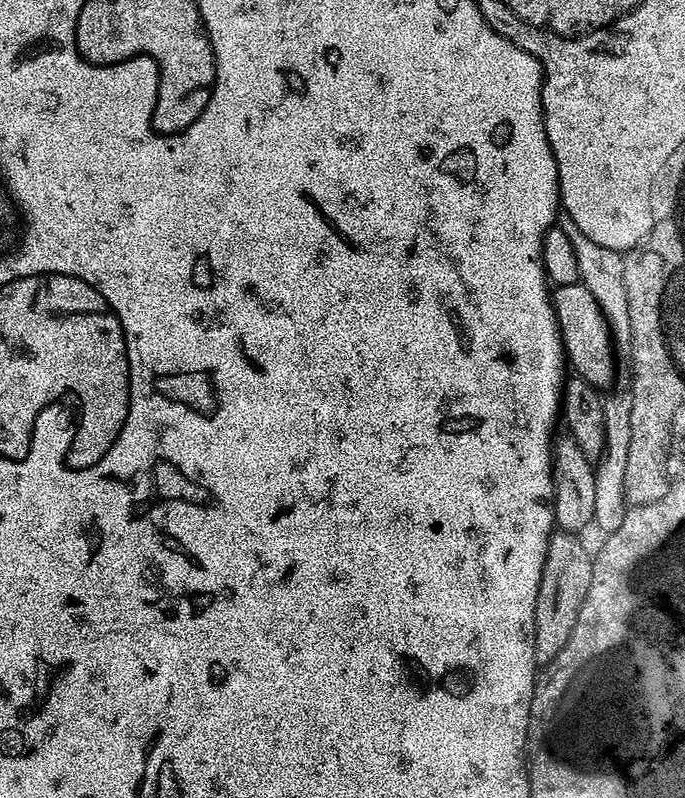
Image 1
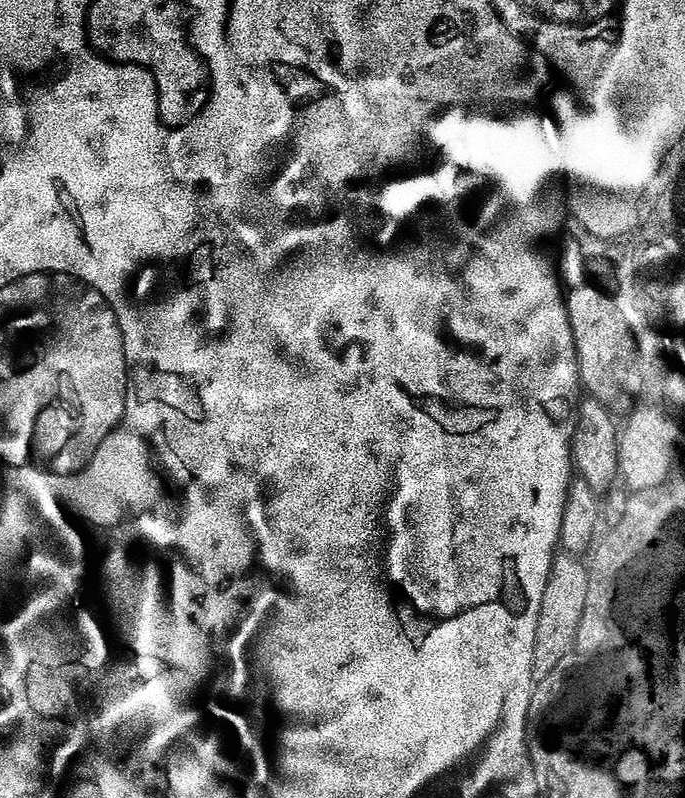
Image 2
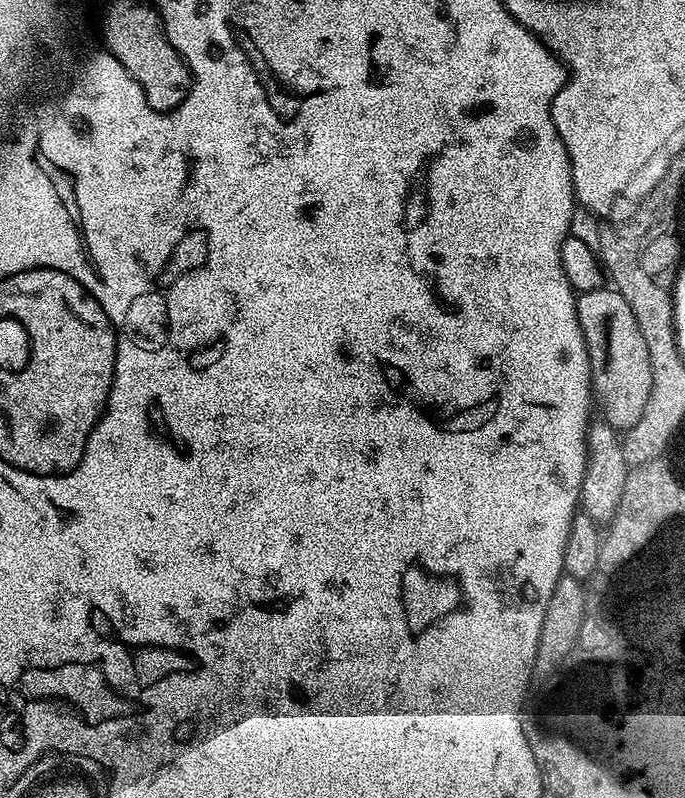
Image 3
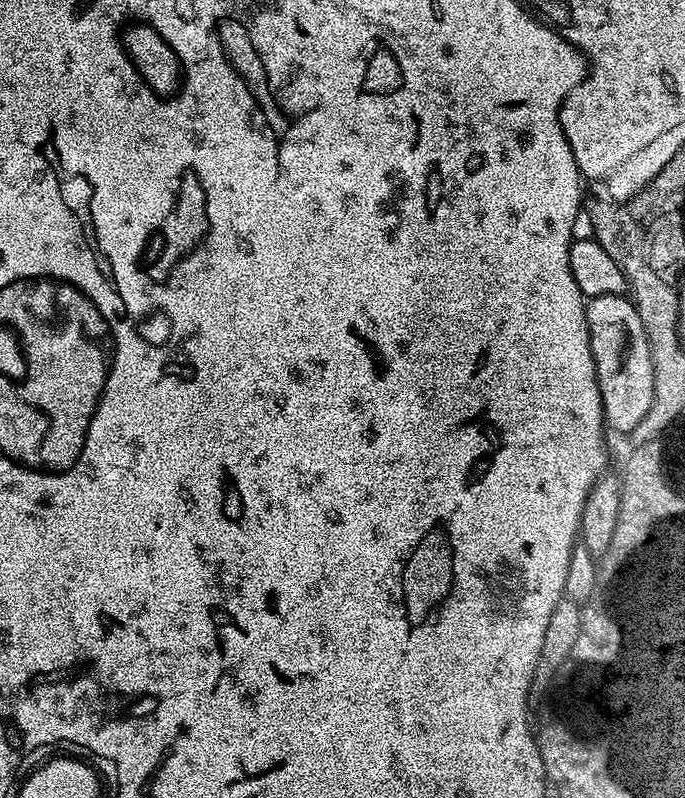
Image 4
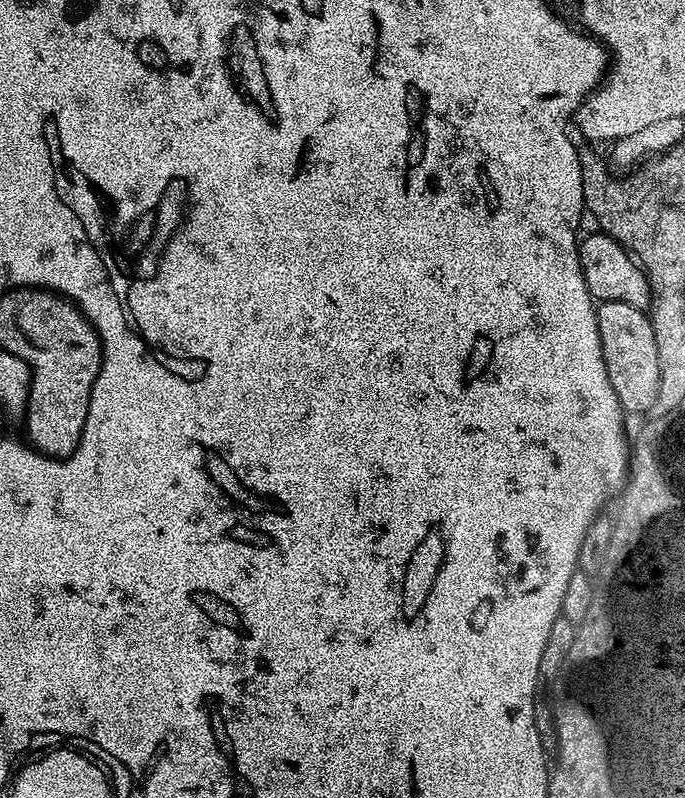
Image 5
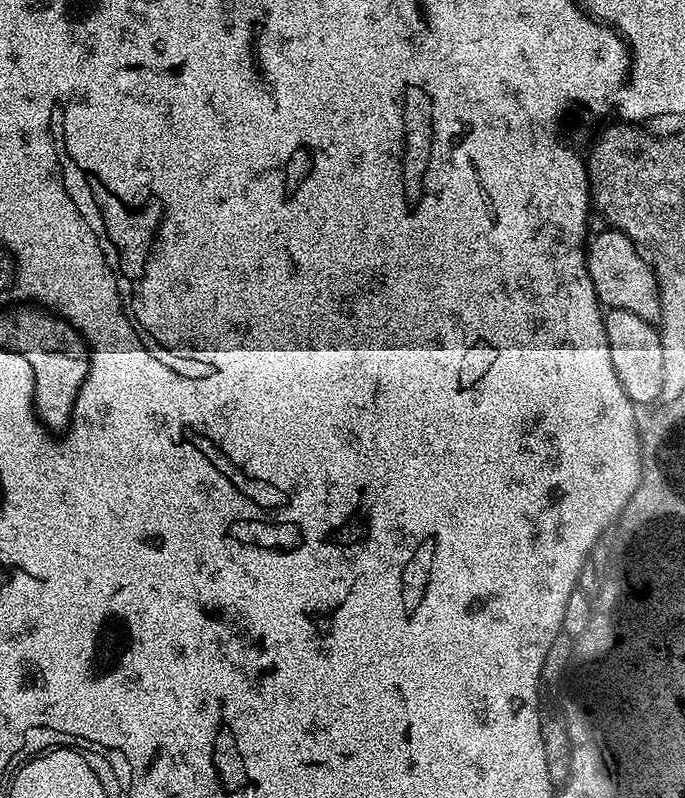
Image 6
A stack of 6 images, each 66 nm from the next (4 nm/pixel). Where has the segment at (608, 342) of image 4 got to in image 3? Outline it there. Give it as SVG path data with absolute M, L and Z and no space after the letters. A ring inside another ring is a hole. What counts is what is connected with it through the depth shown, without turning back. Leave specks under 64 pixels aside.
M601 286L592 289L589 292L582 292L576 298L576 313L578 314L578 326L582 326L582 338L586 342L586 354L590 362L590 370L592 371L592 395L594 397L595 407L598 409L602 420L615 430L627 430L634 426L634 422L638 422L638 418L642 418L642 410L646 410L646 402L650 398L650 386L652 385L652 375L650 374L650 354L646 354L646 341L642 339L642 330L638 330L638 318L634 318L634 310L630 310L630 306L626 303L626 298L622 298L622 294L612 286Z

